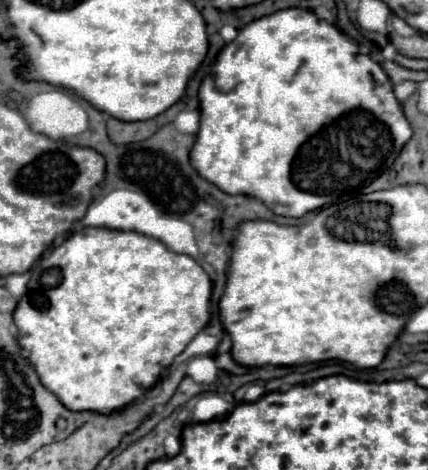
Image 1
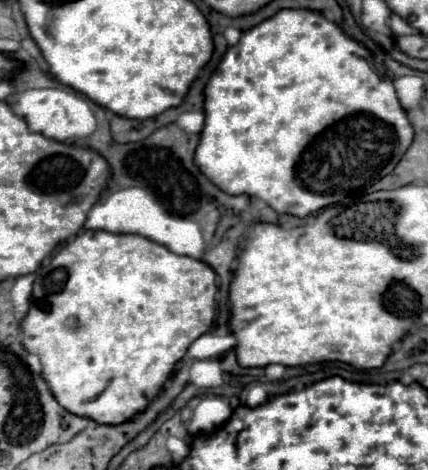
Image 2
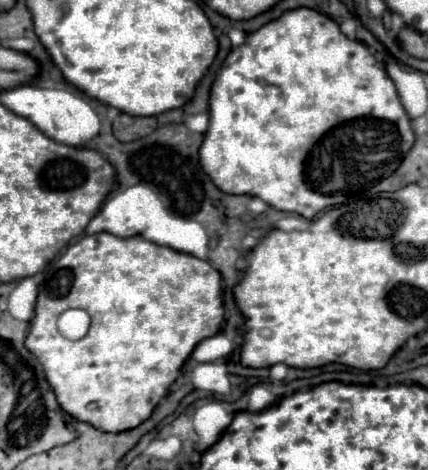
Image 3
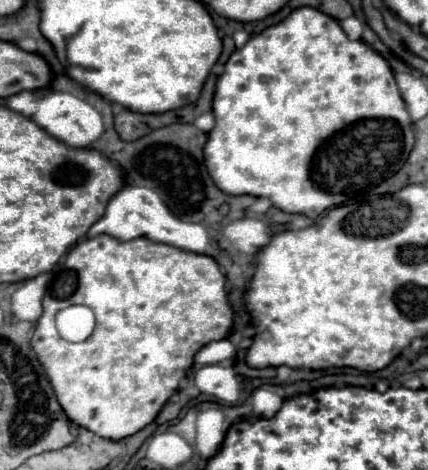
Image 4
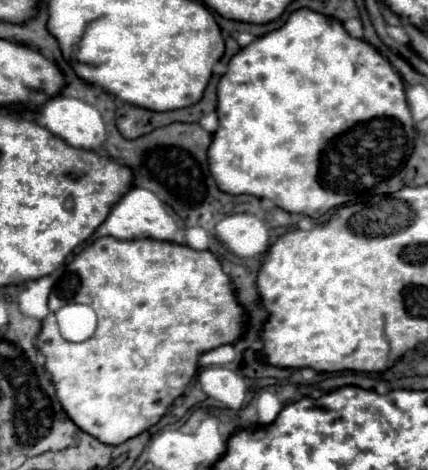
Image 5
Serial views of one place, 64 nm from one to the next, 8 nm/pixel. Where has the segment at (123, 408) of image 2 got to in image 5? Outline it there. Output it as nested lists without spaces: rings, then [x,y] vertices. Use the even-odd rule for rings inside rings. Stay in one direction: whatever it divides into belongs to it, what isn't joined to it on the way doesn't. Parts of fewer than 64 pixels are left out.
[[[112,236],[96,238],[88,248],[84,248],[80,254],[76,254],[72,258],[72,262],[66,264],[66,270],[60,274],[58,284],[50,294],[48,308],[50,308],[50,314],[46,316],[46,320],[42,324],[42,332],[38,336],[38,348],[46,356],[46,370],[52,374],[56,396],[58,396],[62,408],[66,410],[66,414],[70,416],[70,420],[80,430],[98,438],[104,444],[122,444],[122,442],[126,442],[130,438],[136,438],[138,434],[146,432],[150,426],[154,426],[166,414],[168,406],[184,392],[184,388],[188,386],[188,378],[192,382],[192,378],[198,372],[198,360],[202,358],[202,354],[206,354],[206,352],[210,352],[218,346],[224,346],[224,344],[234,344],[246,332],[246,326],[244,326],[246,324],[246,312],[238,304],[238,300],[234,296],[234,290],[230,286],[230,278],[224,274],[218,258],[212,252],[200,252],[200,250],[194,250],[190,246],[184,246],[184,244],[162,242],[162,240],[152,240],[152,238],[140,238],[140,240],[128,240],[128,242],[112,238]],[[70,302],[86,304],[86,306],[94,308],[96,316],[98,316],[98,330],[94,332],[94,336],[84,340],[84,342],[78,342],[78,344],[64,340],[62,334],[60,334],[58,322],[56,322],[56,310],[60,310],[62,306],[66,306]]]

